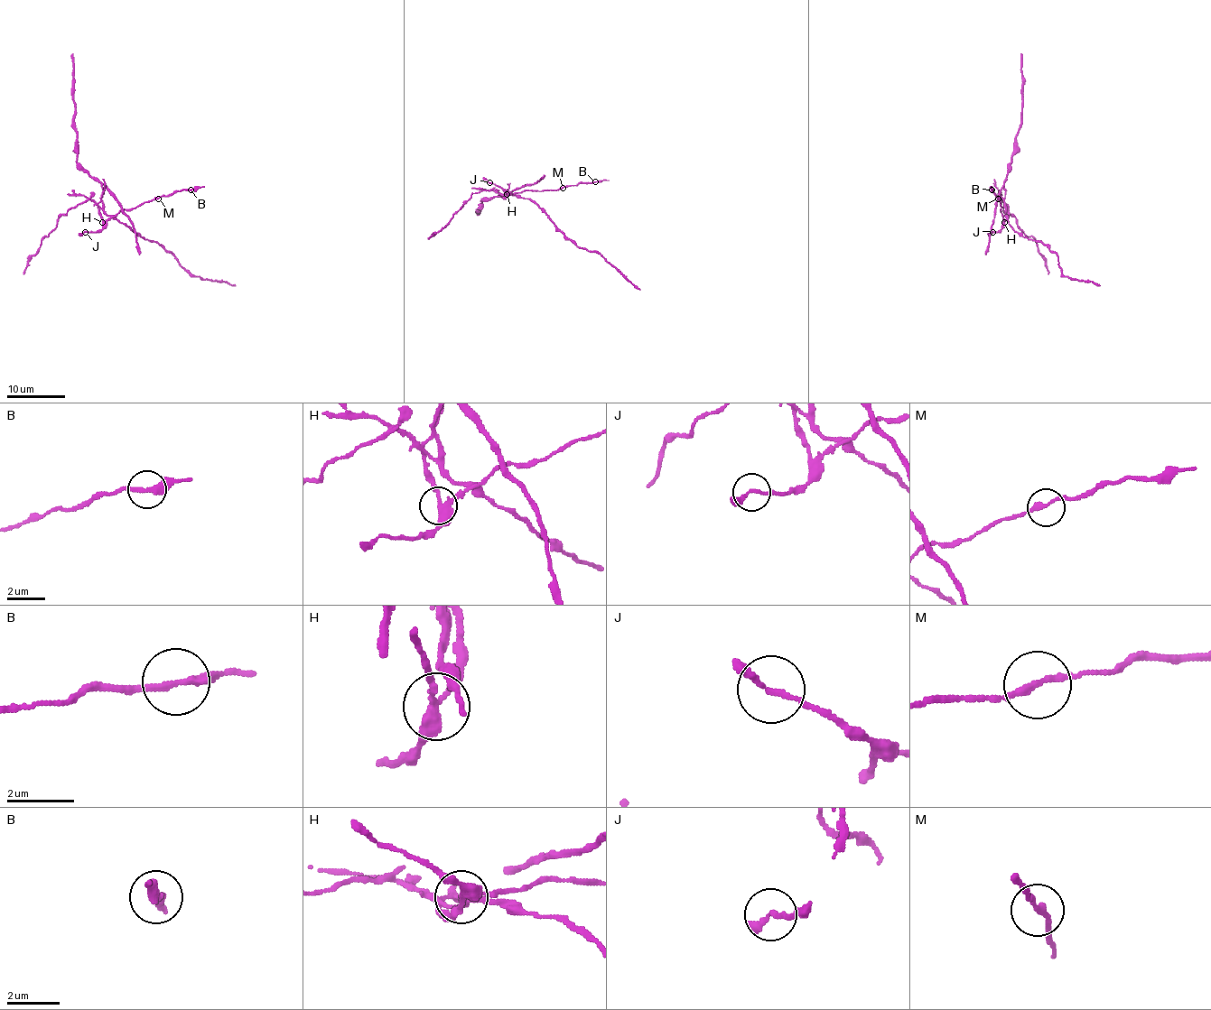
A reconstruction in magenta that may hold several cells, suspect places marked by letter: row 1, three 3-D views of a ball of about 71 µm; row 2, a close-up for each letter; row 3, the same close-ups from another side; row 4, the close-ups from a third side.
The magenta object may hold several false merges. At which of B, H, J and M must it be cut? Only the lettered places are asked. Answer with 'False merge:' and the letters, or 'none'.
False merge: H

